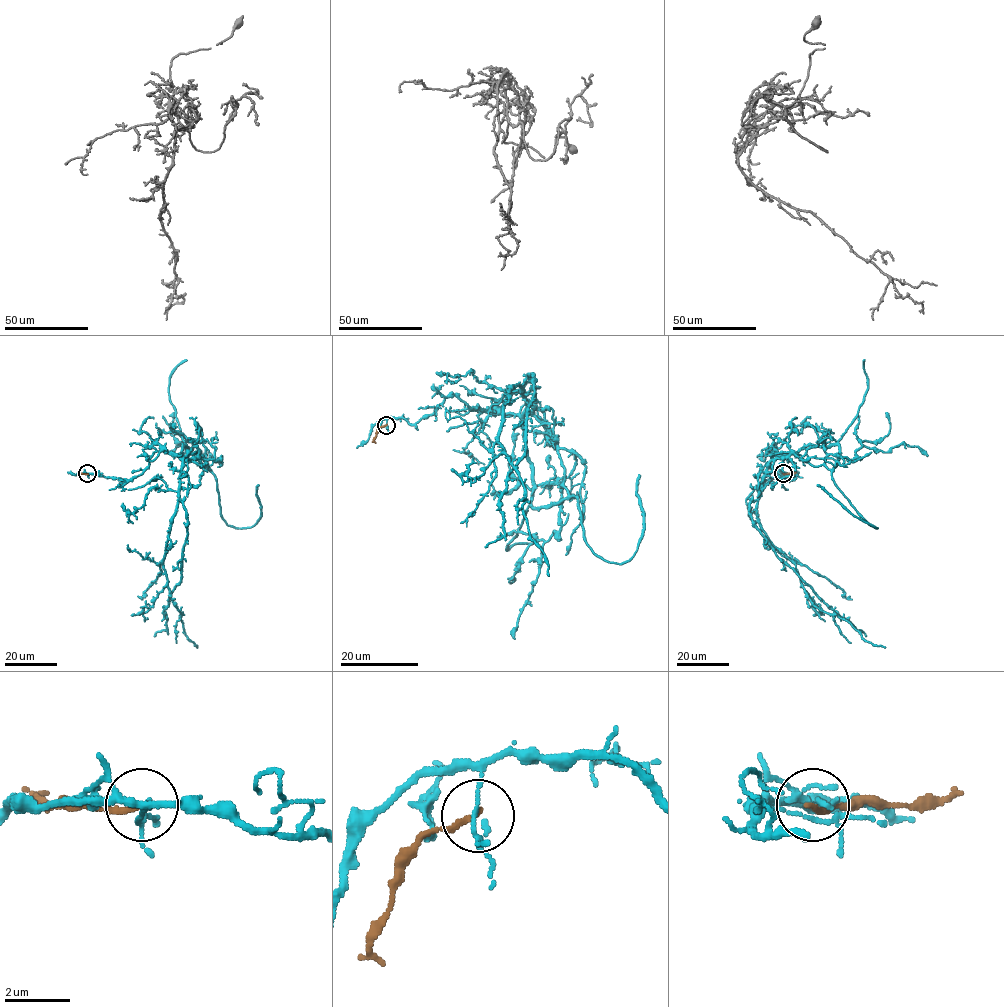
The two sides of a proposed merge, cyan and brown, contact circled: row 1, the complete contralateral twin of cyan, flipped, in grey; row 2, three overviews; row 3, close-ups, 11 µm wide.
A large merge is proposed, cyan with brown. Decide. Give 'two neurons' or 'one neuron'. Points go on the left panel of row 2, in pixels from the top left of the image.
two neurons

